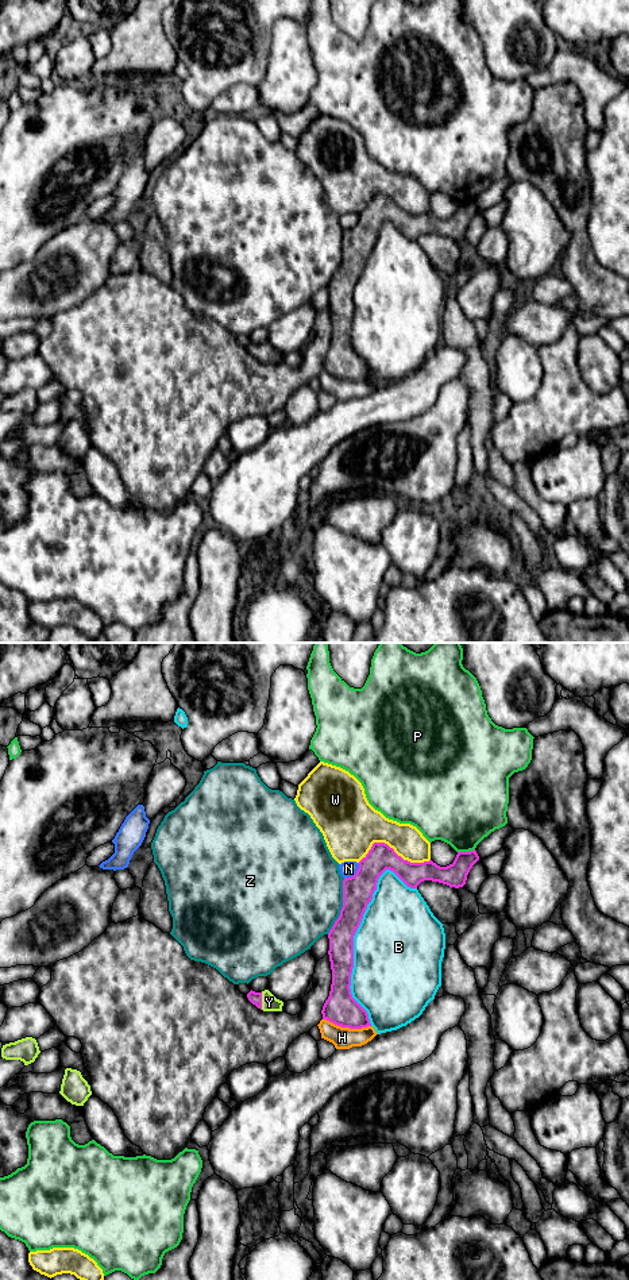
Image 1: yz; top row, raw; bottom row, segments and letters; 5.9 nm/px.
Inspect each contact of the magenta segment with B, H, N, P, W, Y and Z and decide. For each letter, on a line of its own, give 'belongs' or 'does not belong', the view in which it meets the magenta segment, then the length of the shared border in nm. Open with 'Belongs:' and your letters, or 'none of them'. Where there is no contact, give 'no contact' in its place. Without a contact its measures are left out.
Belongs: none of them
B: does not belong; contact in yz; length 950 nm
H: does not belong; contact in yz; length 300 nm
N: does not belong; contact in yz; length 130 nm
P: does not belong; contact in yz; length 110 nm
W: does not belong; contact in yz; length 440 nm
Y: does not belong; contact in yz; length 100 nm
Z: does not belong; contact in yz; length 360 nm

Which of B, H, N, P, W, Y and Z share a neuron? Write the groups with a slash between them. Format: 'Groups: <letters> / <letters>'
Groups: B / H / N / P / W / Y / Z

